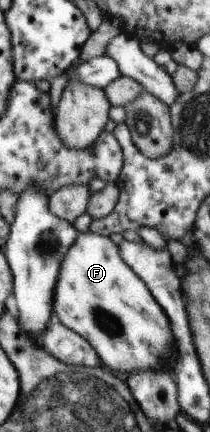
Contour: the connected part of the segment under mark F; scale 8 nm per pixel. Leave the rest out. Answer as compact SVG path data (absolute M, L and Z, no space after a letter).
M92 231L80 233L72 244L66 258L60 262L59 283L55 292L55 319L66 328L74 330L94 348L99 361L115 374L125 377L130 372L156 368L164 360L172 360L172 332L164 310L152 298L146 284L134 274L122 257L120 247L107 236Z

